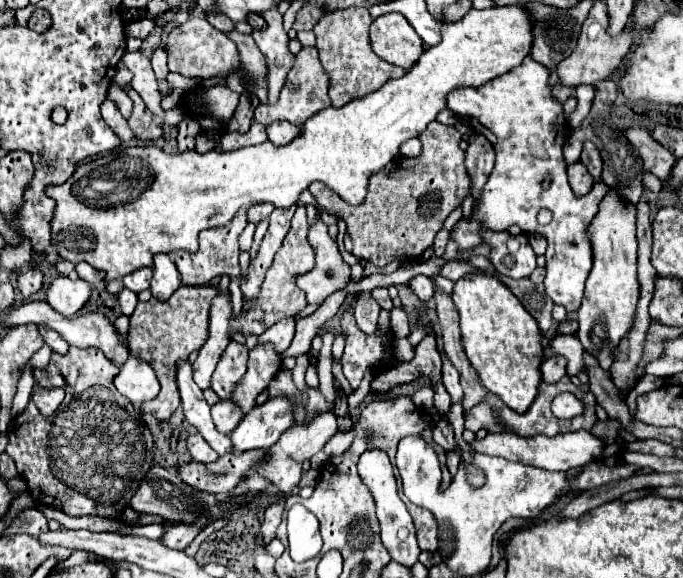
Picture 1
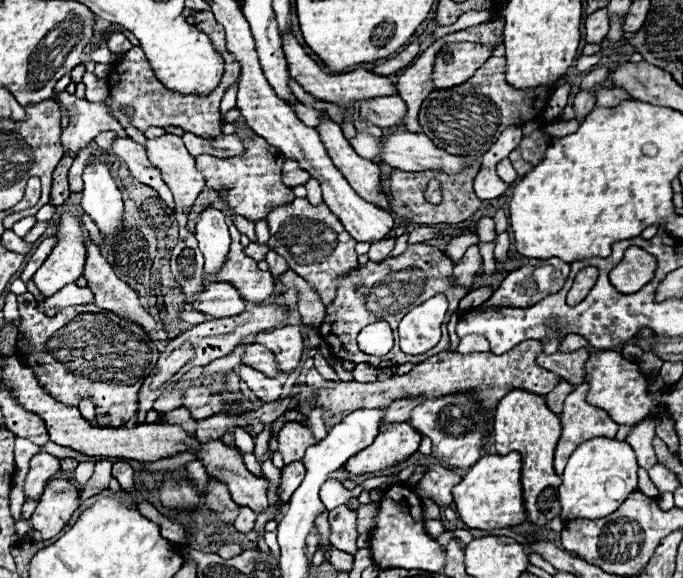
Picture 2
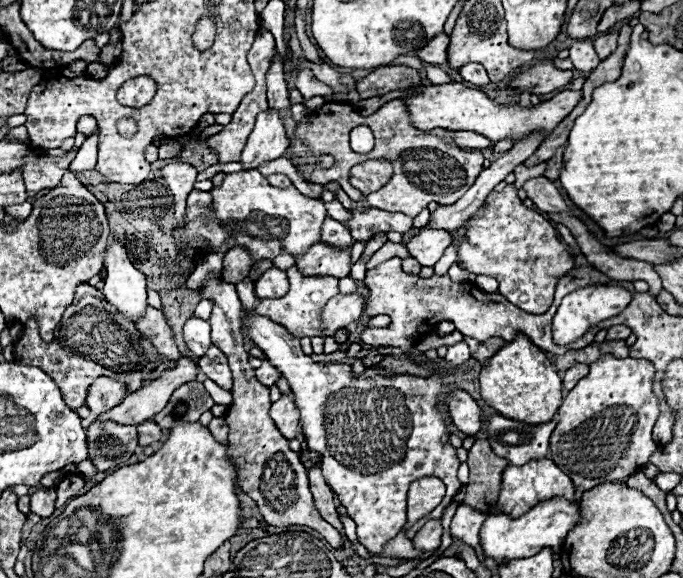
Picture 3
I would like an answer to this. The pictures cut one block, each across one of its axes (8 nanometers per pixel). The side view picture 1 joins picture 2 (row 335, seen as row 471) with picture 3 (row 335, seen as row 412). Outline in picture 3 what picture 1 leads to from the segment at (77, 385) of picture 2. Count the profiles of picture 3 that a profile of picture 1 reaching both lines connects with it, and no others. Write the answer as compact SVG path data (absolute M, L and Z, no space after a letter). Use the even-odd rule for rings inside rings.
M80 284L74 292L72 304L62 314L60 326L56 328L54 340L48 344L40 338L38 322L28 318L22 336L14 342L14 356L18 364L36 366L44 370L62 390L64 402L78 410L84 406L88 388L96 378L124 378L148 364L144 348L138 346L138 328L134 322L124 320L124 316L108 304L104 294L90 284Z

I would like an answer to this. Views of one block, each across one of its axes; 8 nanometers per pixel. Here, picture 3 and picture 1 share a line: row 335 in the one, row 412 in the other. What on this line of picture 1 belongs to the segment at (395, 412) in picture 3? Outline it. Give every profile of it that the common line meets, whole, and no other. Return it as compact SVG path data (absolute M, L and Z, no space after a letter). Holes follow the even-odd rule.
M272 398L262 406L254 406L230 434L236 452L254 448L270 448L278 436L294 424L294 404L286 398Z

